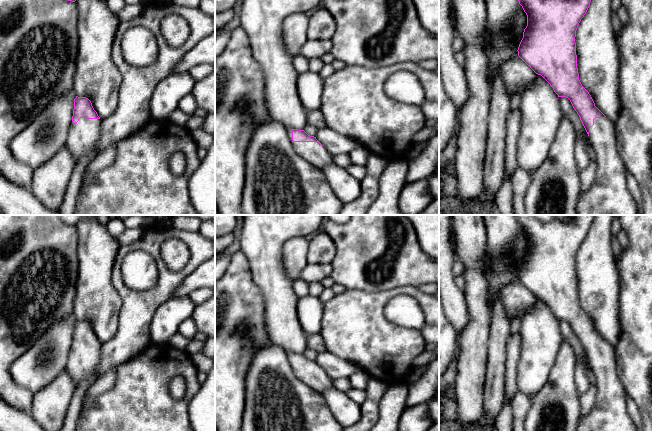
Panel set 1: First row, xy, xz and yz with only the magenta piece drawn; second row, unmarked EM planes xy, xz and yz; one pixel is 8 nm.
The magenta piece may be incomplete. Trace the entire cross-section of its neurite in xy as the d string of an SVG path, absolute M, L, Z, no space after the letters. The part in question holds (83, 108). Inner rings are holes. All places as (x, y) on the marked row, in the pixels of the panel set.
M86 97L74 99L72 121L66 147L76 162L87 152L97 154L101 119Z

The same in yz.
M518 0L527 15L527 26L518 47L518 56L553 88L558 97L566 97L588 134L596 154L596 172L592 186L579 192L577 215L639 215L628 190L626 168L618 154L614 123L596 106L579 80L576 55L576 30L591 0Z

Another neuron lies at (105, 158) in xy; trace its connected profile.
M116 143L110 145L105 150L96 154L94 159L88 164L83 178L83 184L88 183L95 173L110 166L116 159Z

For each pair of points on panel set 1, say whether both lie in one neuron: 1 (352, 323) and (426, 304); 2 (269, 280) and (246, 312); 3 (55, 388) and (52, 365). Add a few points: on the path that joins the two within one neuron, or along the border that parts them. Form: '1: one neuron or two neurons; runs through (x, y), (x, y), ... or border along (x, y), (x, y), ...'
1: one neuron; runs through (370, 305), (393, 292), (408, 291)
2: two neurons; border along (251, 277), (261, 291), (265, 314)
3: two neurons; border along (64, 369), (35, 392)

